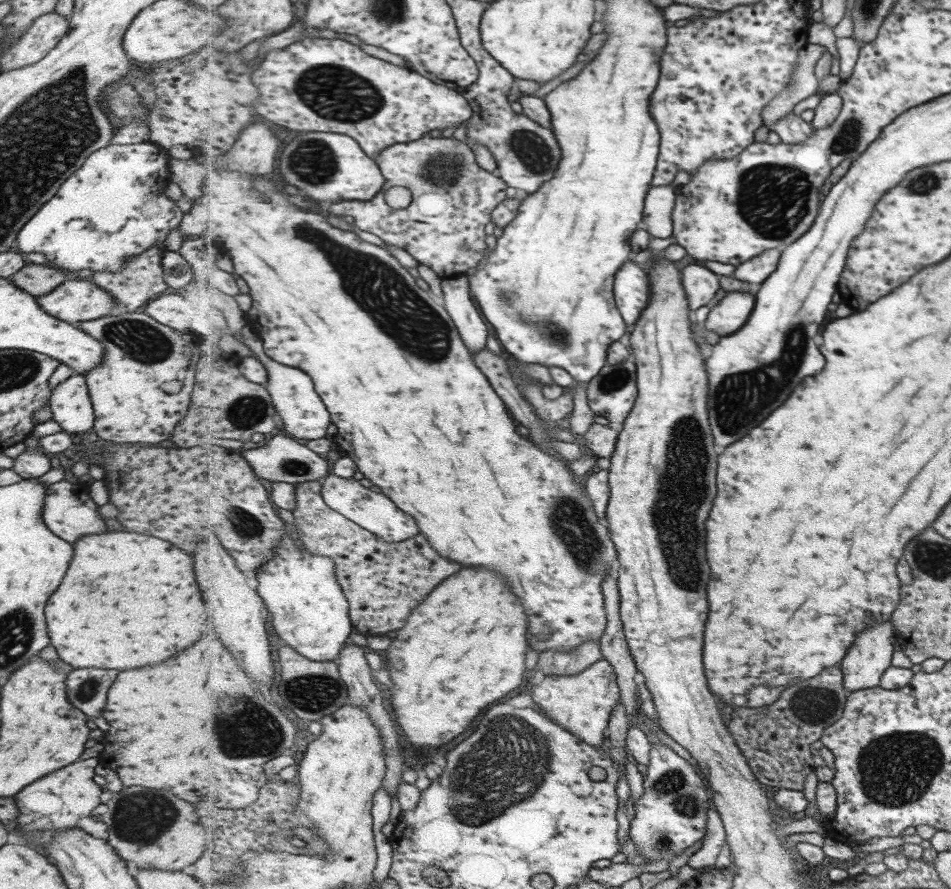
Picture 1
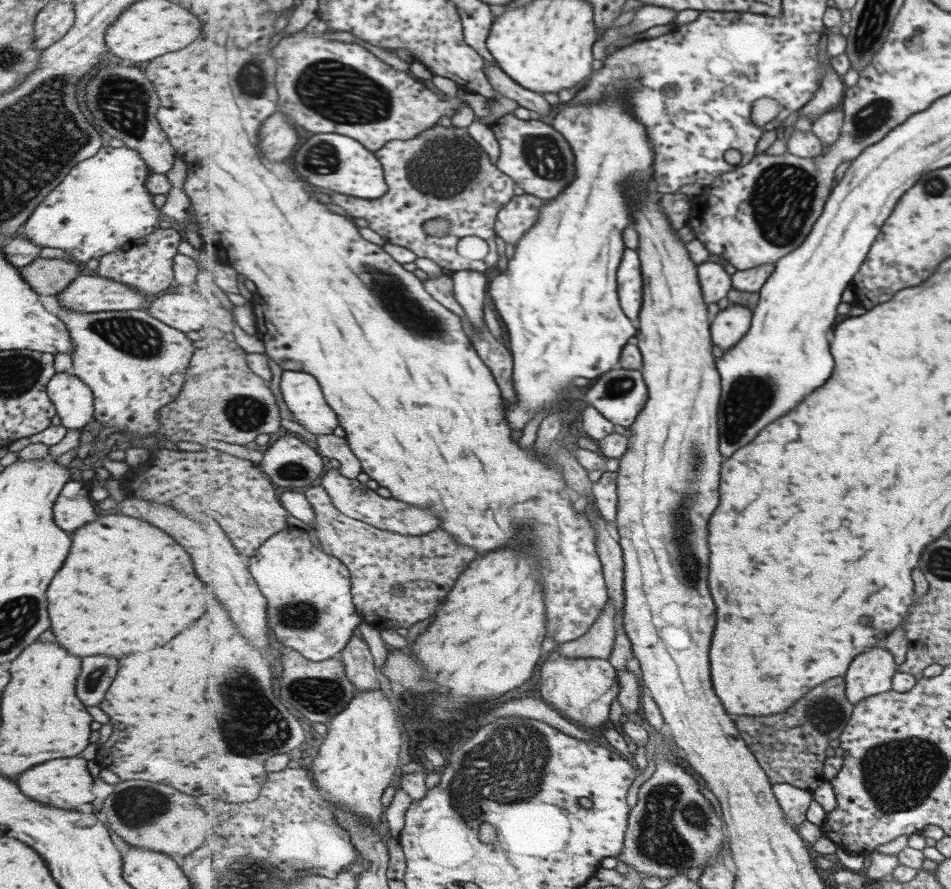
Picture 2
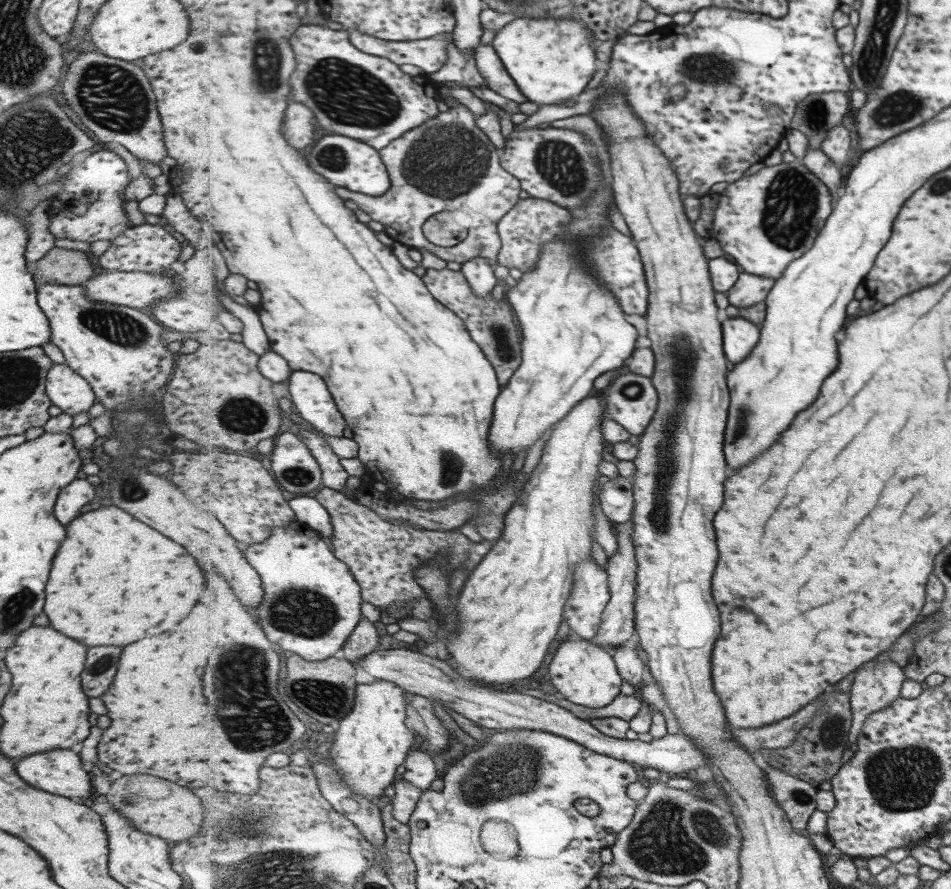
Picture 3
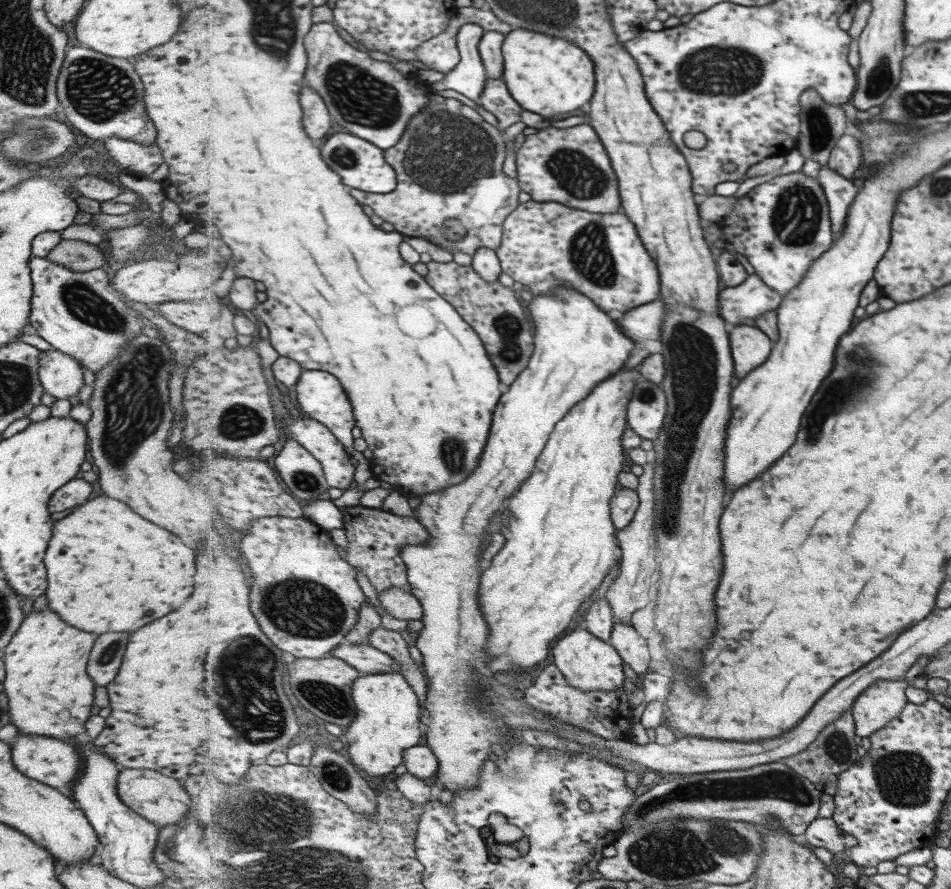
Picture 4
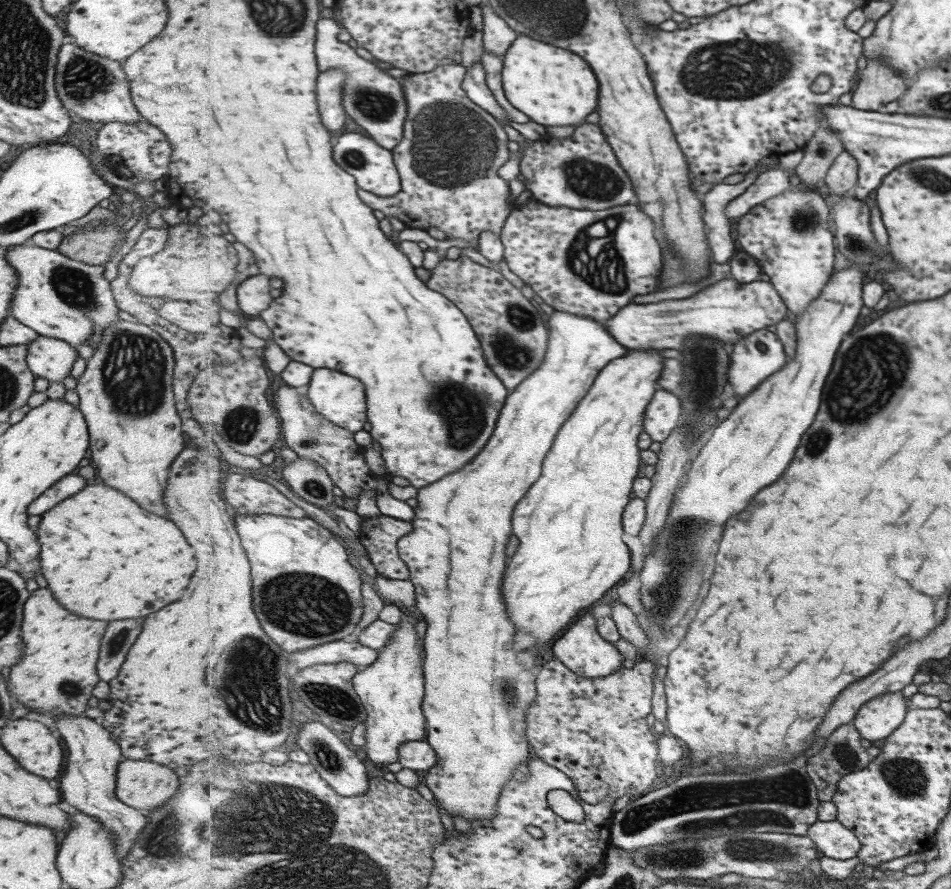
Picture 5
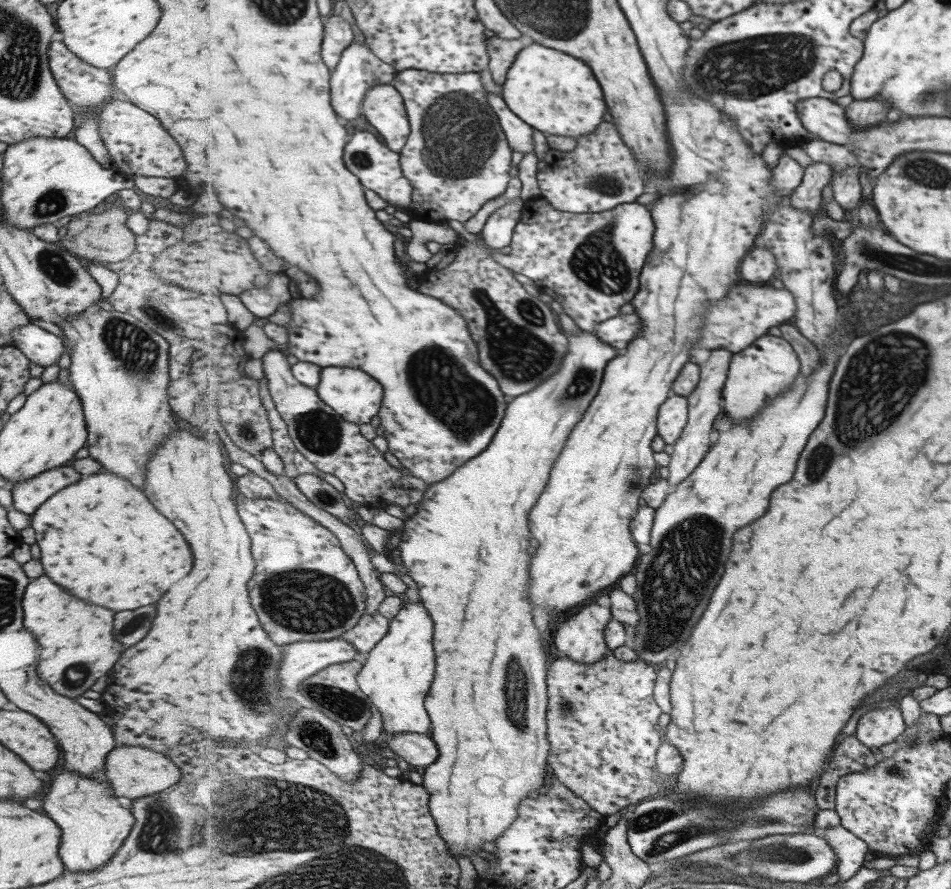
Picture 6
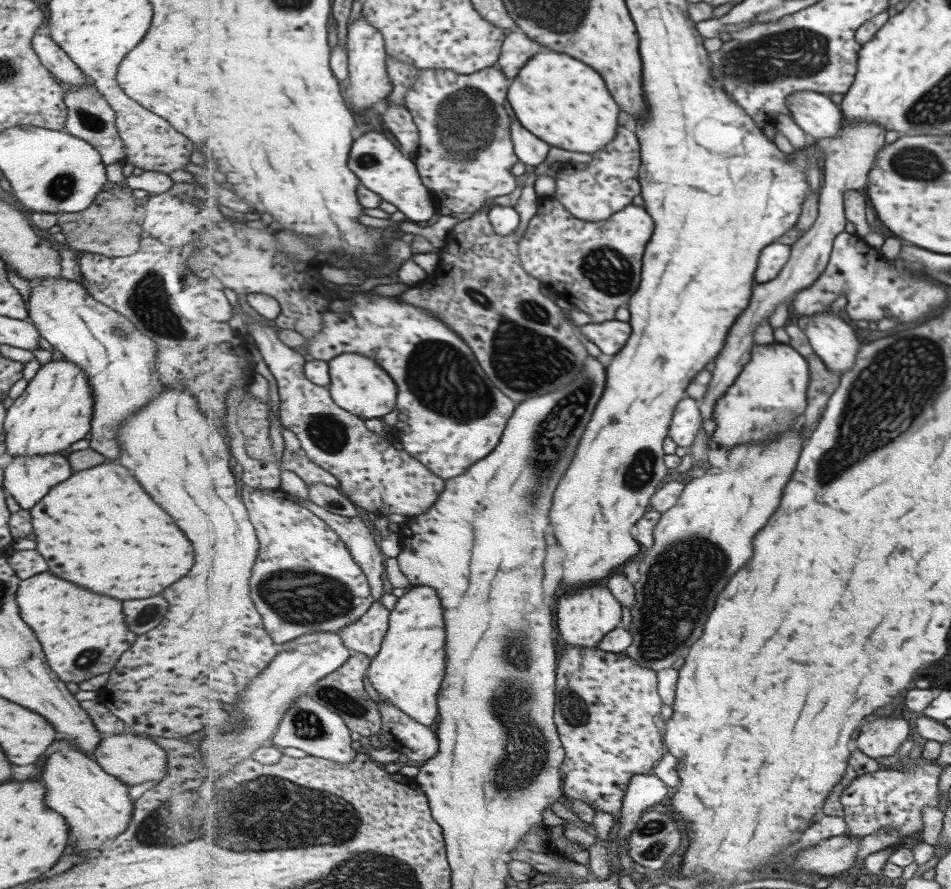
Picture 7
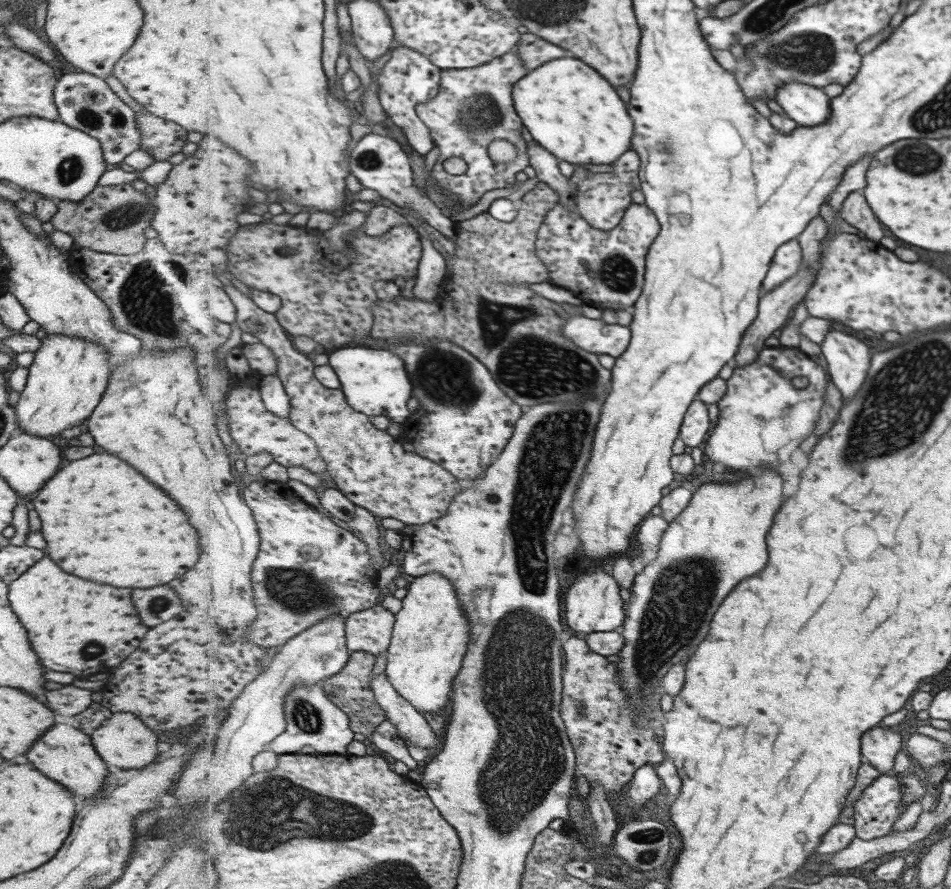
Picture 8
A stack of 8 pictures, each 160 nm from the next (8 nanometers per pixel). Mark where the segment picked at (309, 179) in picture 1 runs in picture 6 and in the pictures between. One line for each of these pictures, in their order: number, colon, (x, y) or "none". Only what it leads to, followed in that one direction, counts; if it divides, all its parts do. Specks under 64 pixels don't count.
2: (328, 160)
3: (349, 162)
4: (363, 164)
5: (374, 167)
6: (379, 168)

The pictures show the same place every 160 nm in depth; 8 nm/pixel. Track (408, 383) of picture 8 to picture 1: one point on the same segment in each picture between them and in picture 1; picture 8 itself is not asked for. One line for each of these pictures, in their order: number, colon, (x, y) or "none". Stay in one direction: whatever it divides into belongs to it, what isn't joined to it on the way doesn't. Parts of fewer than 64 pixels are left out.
1: (305, 417)
2: (301, 391)
3: (310, 394)
4: (321, 396)
5: (340, 398)
6: (356, 396)
7: (360, 385)

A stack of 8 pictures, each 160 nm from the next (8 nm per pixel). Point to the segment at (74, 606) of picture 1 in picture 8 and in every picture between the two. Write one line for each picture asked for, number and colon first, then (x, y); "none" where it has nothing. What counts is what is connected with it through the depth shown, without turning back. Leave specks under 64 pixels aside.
2: (125, 586)
3: (114, 580)
4: (108, 570)
5: (103, 557)
6: (100, 539)
7: (98, 529)
8: (101, 521)

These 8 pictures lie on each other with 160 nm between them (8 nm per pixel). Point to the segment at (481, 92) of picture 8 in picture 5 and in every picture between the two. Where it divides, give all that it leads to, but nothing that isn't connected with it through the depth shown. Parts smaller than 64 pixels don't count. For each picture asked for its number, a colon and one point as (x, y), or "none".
5: (449, 159)
6: (458, 156)
7: (466, 153)

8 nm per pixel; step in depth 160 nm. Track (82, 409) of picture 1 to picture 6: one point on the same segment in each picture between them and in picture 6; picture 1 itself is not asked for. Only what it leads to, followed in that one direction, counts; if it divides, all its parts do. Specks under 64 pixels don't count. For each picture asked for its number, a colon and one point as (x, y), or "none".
2: (71, 398)
3: (65, 389)
4: (60, 376)
5: (46, 357)
6: (39, 346)

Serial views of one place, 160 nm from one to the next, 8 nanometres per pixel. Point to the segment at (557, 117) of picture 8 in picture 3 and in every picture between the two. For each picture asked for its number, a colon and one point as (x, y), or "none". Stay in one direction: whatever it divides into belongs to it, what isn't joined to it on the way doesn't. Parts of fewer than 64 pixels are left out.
3: (552, 60)
4: (547, 75)
5: (555, 87)
6: (555, 93)
7: (562, 100)

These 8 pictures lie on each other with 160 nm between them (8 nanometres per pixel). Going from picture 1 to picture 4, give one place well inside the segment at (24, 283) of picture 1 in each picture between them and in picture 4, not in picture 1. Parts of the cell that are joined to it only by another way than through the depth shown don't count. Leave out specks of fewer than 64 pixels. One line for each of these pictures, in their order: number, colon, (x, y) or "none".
2: (48, 276)
3: (61, 266)
4: (79, 256)

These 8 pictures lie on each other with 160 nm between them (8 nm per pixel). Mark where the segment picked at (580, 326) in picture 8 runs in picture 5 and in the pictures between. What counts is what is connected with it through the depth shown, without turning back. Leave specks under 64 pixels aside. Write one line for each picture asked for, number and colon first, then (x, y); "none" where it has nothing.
5: (729, 310)
6: (619, 331)
7: (611, 336)

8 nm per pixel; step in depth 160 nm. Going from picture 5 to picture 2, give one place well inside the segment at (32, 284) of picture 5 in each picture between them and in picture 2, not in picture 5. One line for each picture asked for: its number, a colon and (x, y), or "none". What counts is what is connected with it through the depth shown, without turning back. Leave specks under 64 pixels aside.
2: (133, 364)
3: (116, 349)
4: (78, 313)

